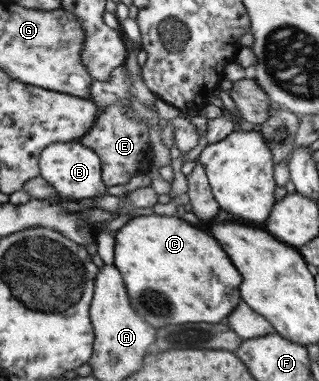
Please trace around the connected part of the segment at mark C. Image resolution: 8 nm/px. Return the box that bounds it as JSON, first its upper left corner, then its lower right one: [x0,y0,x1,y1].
[115,214,241,327]

